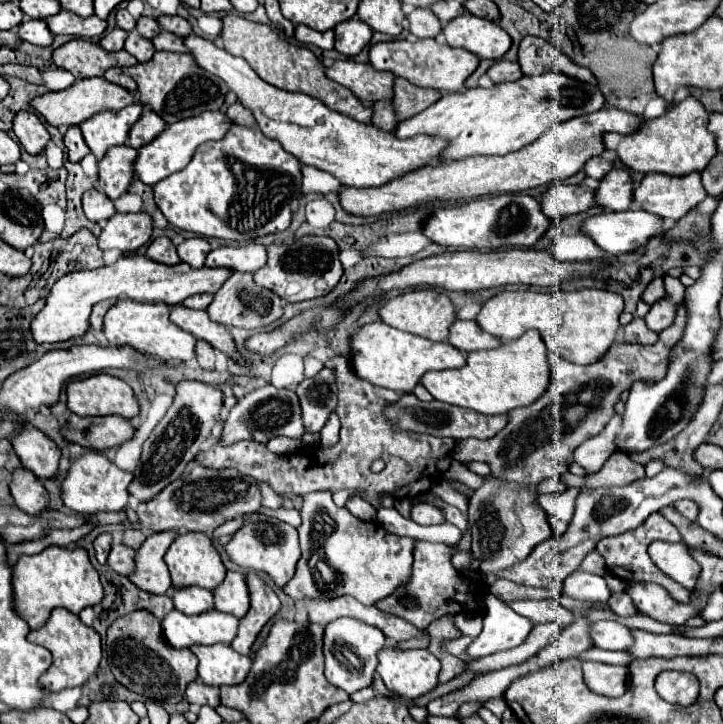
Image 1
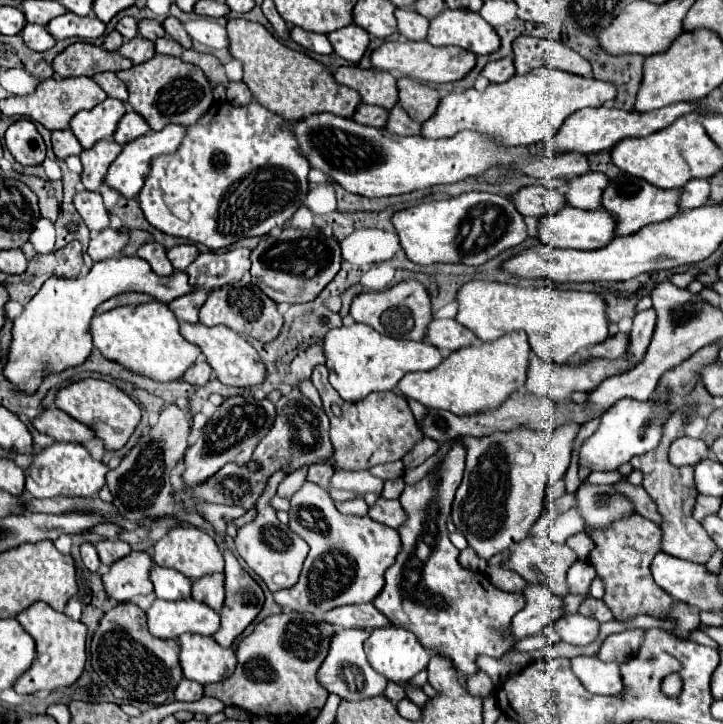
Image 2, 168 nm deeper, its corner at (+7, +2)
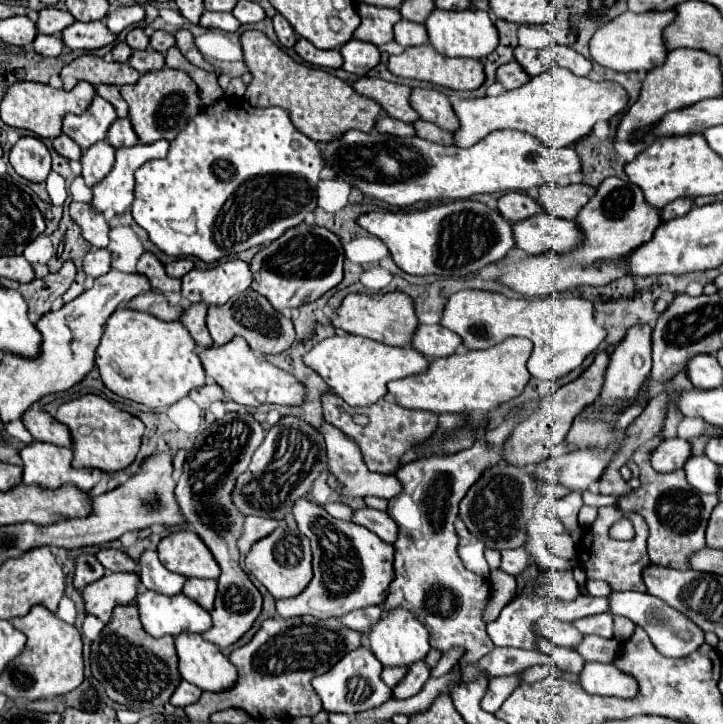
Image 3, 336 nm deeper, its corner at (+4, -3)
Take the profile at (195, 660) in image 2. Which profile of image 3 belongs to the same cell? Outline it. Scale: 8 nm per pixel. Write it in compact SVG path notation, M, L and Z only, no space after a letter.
M181 633L175 637L175 651L179 673L187 683L203 691L225 691L235 685L235 665L231 665L217 645L205 641L201 635Z

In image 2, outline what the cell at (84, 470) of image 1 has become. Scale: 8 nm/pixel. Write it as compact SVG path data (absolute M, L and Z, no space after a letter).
M56 442L50 448L34 454L34 460L30 468L26 470L26 490L34 498L56 498L56 496L96 496L104 484L106 484L106 474L110 468L94 458L90 458L90 452L82 444L74 442Z

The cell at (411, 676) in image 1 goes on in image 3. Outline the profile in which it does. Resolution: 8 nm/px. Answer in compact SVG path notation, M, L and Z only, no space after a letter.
M407 609L383 611L383 617L371 627L369 647L375 653L375 657L381 661L381 665L385 665L385 667L393 667L393 665L409 667L415 661L421 661L427 657L429 633L413 613L407 613Z

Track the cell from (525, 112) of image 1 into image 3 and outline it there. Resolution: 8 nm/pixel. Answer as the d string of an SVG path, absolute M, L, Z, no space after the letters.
M549 69L537 77L531 77L529 83L521 85L519 89L507 91L499 97L479 97L479 99L465 99L465 101L455 101L453 109L461 121L459 131L455 131L455 145L459 147L471 147L475 141L481 141L487 133L495 129L515 129L515 131L525 131L531 133L533 137L541 139L545 145L551 147L569 147L577 143L579 139L587 137L597 121L609 121L617 113L621 113L627 107L629 95L627 91L613 81L591 81L589 77L577 77L569 69Z

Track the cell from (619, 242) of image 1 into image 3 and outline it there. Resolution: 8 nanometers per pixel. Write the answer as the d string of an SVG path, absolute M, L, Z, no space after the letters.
M547 213L517 221L513 225L513 237L515 247L529 255L541 255L547 251L567 253L581 243L581 231L575 221L547 217Z

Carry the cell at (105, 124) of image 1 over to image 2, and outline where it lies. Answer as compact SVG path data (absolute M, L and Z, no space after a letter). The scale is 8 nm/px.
M106 98L92 110L78 112L70 122L70 128L78 138L78 142L82 144L82 148L92 148L98 140L114 136L114 130L118 128L118 122L124 114L126 114L124 102L116 98Z

